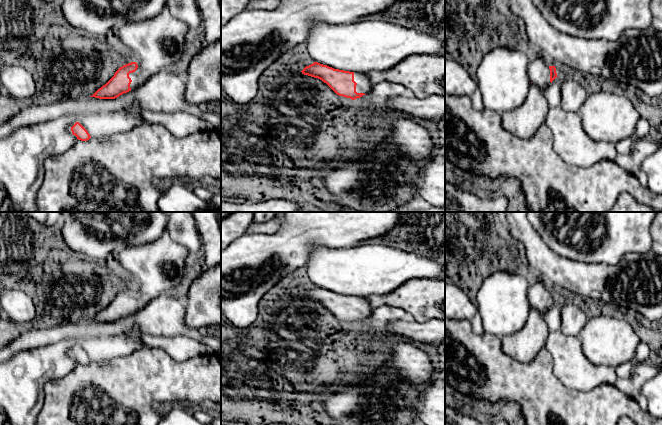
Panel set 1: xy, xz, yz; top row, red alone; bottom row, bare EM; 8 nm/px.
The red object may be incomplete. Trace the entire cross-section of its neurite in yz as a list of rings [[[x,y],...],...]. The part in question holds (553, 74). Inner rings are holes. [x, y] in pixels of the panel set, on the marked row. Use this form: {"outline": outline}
{"outline": [[[505,0],[505,11],[526,27],[527,38],[535,50],[535,57],[528,65],[528,75],[533,84],[545,90],[558,77],[556,66],[577,75],[611,83],[617,87],[633,85],[655,100],[662,93],[662,32],[652,26],[647,29],[626,29],[616,41],[589,40],[570,36],[554,28],[541,14],[532,0]]]}

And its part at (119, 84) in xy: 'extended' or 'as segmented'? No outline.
extended

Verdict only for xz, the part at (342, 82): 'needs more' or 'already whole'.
needs more

